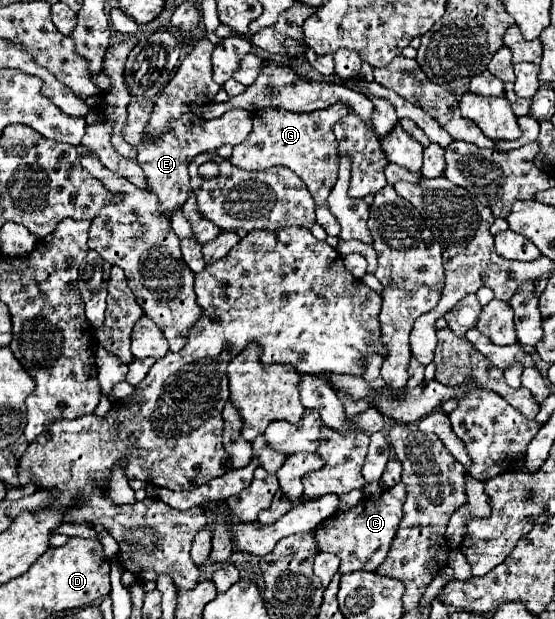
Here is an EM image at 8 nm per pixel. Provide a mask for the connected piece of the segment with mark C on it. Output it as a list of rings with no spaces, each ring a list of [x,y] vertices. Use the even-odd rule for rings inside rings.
[[[402,483],[390,487],[380,495],[380,501],[372,501],[372,497],[362,497],[358,505],[354,505],[350,511],[336,513],[328,517],[328,521],[322,521],[314,531],[314,539],[318,545],[318,551],[330,551],[340,557],[340,573],[352,573],[352,571],[376,571],[378,565],[386,559],[390,543],[396,535],[400,515],[402,515],[402,503],[406,499],[406,489]]]

